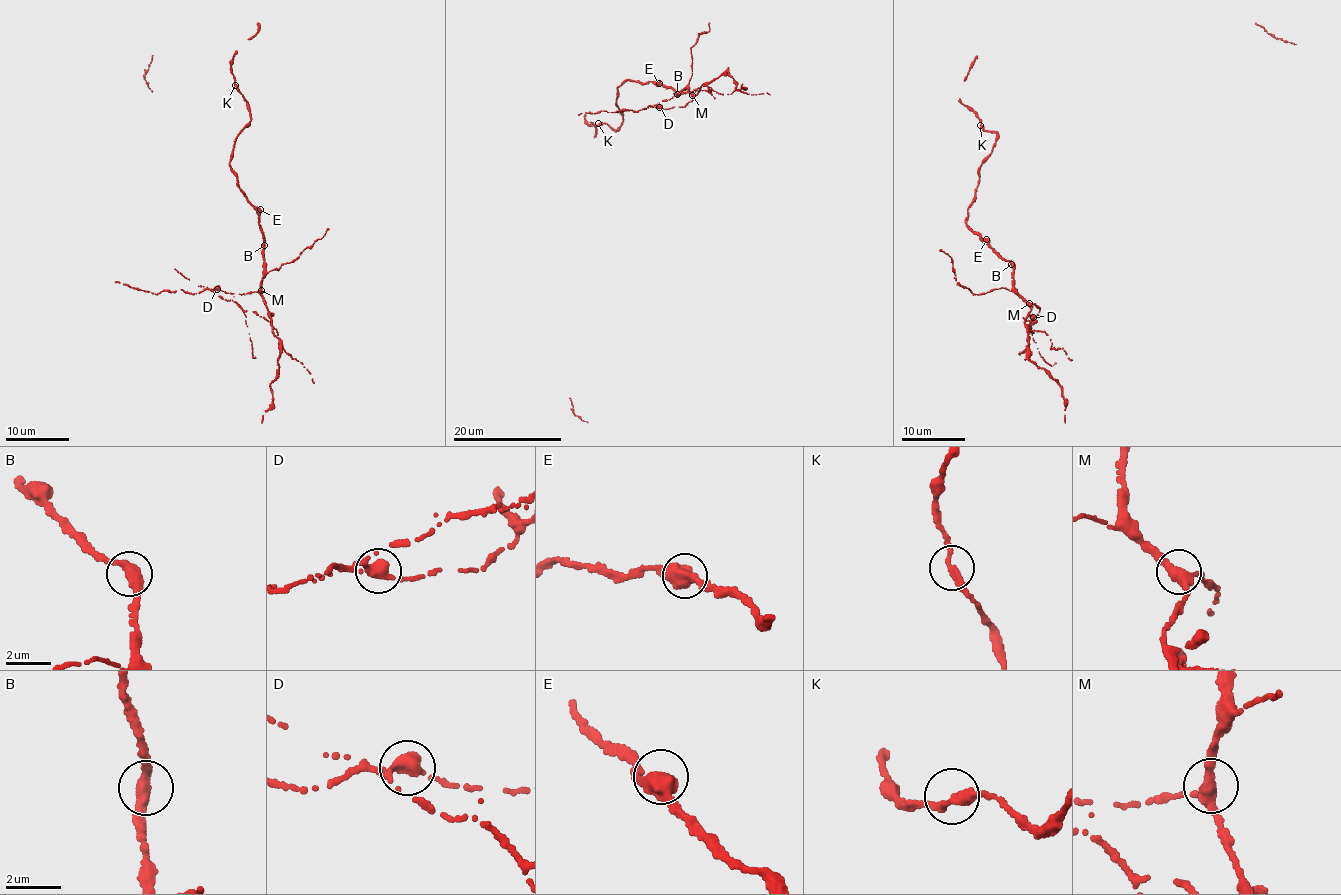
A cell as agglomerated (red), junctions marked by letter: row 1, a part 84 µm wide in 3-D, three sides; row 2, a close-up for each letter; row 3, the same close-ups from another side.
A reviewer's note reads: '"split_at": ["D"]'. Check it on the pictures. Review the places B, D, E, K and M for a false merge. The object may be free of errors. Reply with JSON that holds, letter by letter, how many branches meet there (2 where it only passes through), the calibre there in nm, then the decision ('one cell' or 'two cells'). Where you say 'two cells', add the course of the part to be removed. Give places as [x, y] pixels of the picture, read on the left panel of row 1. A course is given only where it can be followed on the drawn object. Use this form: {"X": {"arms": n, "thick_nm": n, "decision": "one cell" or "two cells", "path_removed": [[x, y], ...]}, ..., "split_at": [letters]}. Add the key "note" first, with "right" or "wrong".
{"note": "right", "B": {"arms": 2, "thick_nm": 400, "decision": "one cell"}, "D": {"arms": 2, "thick_nm": 440, "decision": "two cells", "path_removed": [[217, 288], [213, 288], [215, 294], [268, 320], [288, 353], [311, 374], [313, 383]]}, "E": {"arms": 2, "thick_nm": 460, "decision": "one cell"}, "K": {"arms": 2, "thick_nm": 280, "decision": "one cell"}, "M": {"arms": 2, "thick_nm": 400, "decision": "one cell"}, "split_at": ["D"]}

